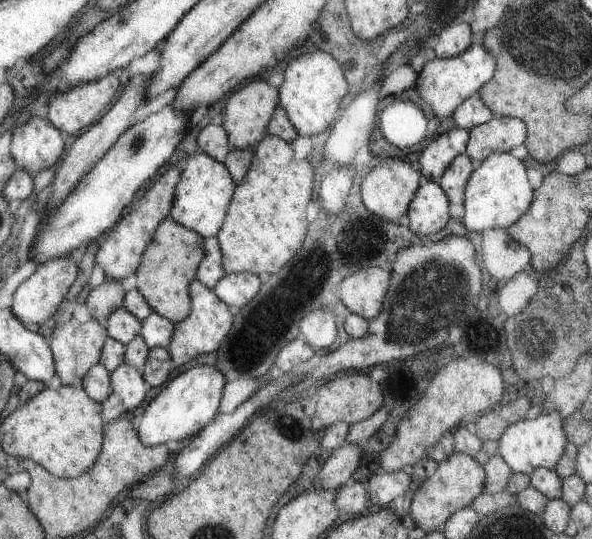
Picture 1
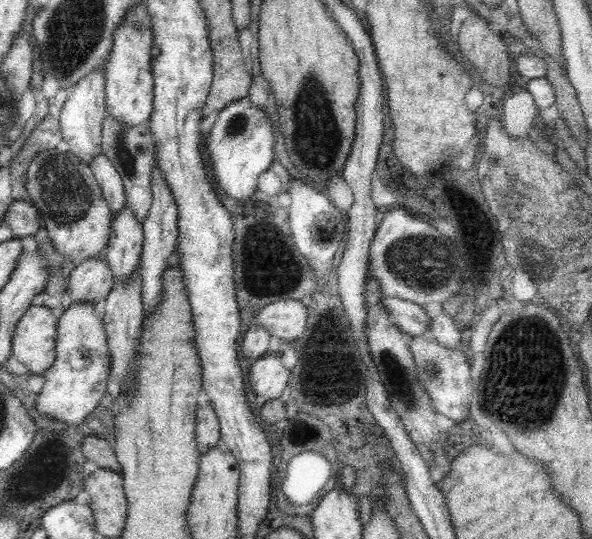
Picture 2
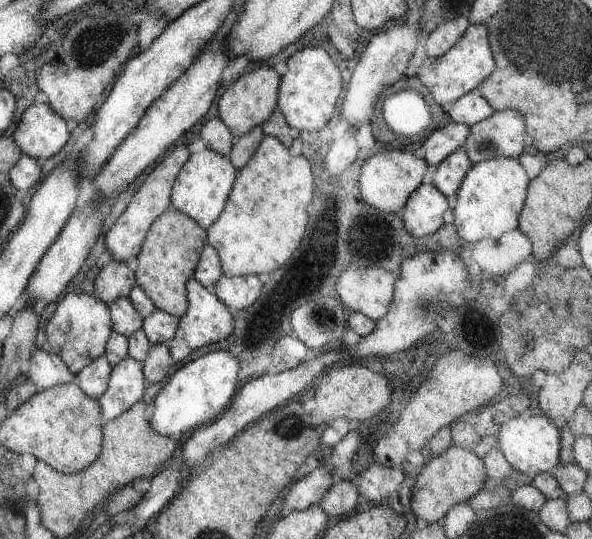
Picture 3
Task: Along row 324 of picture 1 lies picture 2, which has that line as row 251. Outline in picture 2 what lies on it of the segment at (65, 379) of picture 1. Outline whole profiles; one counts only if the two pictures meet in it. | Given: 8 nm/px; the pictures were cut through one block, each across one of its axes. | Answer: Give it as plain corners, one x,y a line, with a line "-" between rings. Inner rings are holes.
55,149
43,150
35,158
32,158
32,161
28,164
24,189
29,198
33,200
31,205
37,210
41,226
47,230
47,236
54,250
62,254
66,261
69,260
71,264
77,264
77,262
86,258
100,256
106,248
112,217
111,211
107,209
107,203
105,203
100,188
87,164
69,154
69,151
59,153

